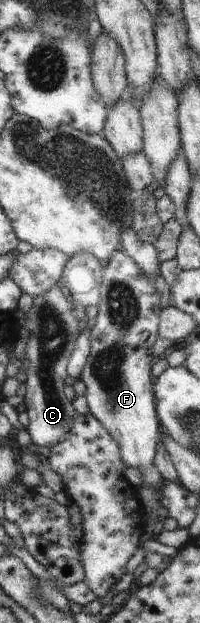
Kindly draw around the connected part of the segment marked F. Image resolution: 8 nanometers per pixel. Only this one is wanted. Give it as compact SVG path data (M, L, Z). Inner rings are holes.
M124 250L115 251L111 255L109 265L104 266L104 280L102 283L102 301L98 305L94 328L91 330L91 355L87 359L80 379L86 385L86 399L89 413L95 415L107 431L114 436L119 443L123 455L123 461L127 467L141 471L142 482L137 488L141 500L146 504L148 519L151 518L151 529L153 535L159 535L163 531L163 521L159 517L153 517L155 511L161 509L159 501L159 489L163 487L163 474L155 465L155 456L158 454L158 445L161 433L161 420L158 416L158 407L155 403L154 377L151 372L155 357L152 355L152 347L159 339L161 315L164 309L159 301L160 294L155 287L155 279L149 279L143 269L135 263L135 259Z

